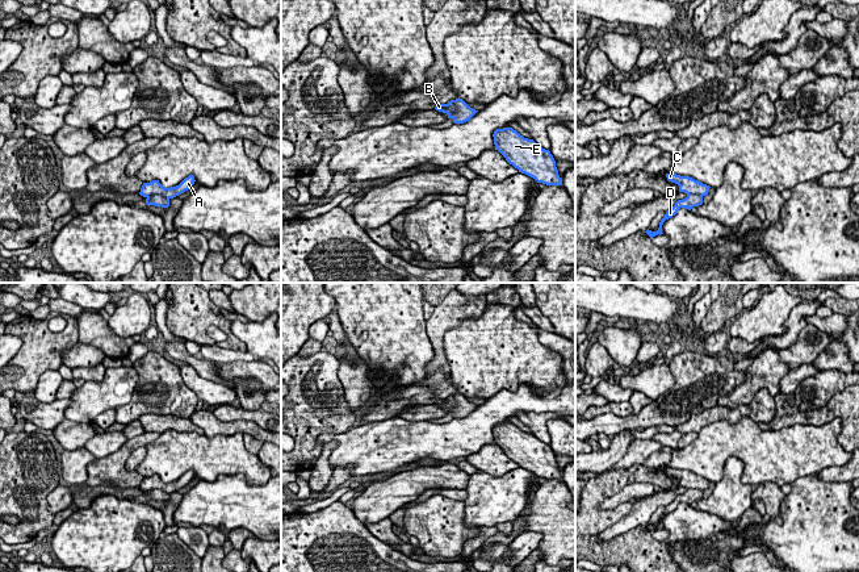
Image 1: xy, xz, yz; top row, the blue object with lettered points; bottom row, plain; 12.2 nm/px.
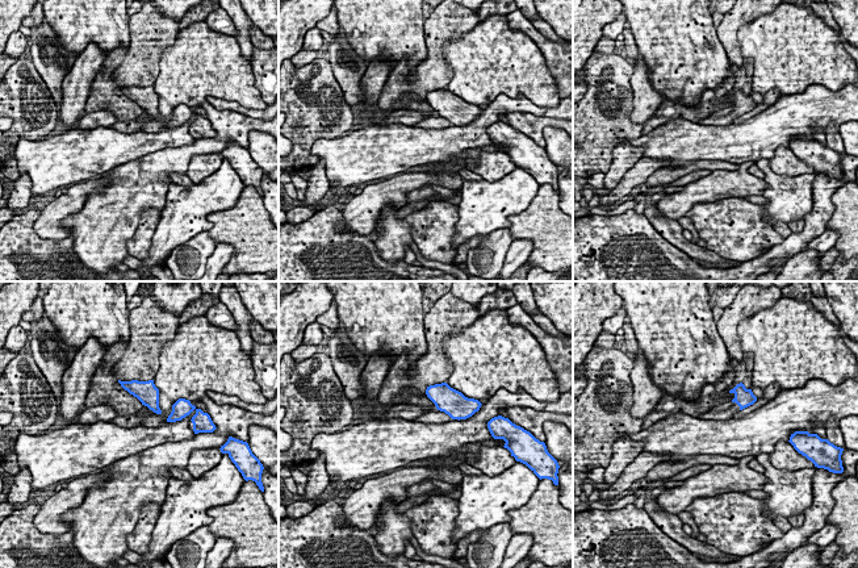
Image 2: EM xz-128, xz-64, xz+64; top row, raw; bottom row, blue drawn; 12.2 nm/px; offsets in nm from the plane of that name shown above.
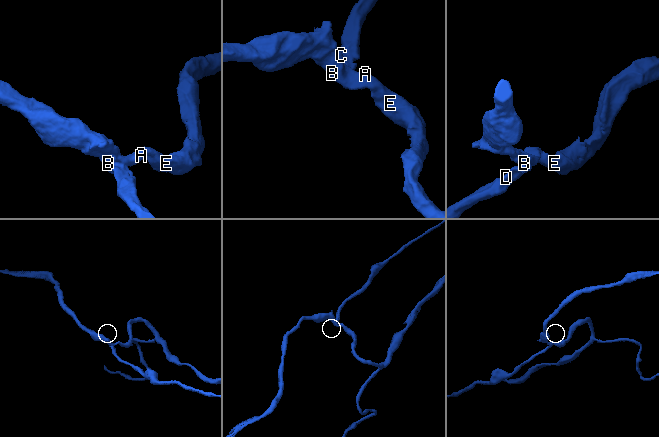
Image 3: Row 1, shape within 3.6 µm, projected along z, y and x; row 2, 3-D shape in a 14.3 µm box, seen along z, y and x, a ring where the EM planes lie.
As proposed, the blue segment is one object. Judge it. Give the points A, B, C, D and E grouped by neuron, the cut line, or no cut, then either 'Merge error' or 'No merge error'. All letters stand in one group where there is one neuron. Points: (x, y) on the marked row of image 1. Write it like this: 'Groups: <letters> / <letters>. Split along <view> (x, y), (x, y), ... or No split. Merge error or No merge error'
Groups: A B C E / D. Split along xy (147, 196), (162, 195), (168, 199). Merge error

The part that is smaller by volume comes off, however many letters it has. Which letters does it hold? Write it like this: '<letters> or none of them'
D

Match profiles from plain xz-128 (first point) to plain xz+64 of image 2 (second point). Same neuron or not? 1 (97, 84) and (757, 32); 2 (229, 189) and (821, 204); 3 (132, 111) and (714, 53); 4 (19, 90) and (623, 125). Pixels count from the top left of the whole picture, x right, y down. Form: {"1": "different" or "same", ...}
{"1": "different", "2": "different", "3": "different", "4": "same"}

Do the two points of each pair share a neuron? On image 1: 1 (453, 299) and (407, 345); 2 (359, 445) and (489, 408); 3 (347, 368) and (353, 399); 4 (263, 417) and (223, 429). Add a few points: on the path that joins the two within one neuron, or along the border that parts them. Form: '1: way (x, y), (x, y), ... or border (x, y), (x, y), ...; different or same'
1: border (424, 321), (424, 329), (432, 347), (432, 358); different
2: way (392, 439), (441, 439), (444, 437), (456, 437); same
3: way (352, 376), (353, 391); same
4: border (220, 420), (251, 420), (267, 431); different

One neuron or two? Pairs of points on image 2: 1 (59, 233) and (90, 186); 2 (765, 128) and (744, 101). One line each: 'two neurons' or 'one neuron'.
1: one neuron
2: two neurons

